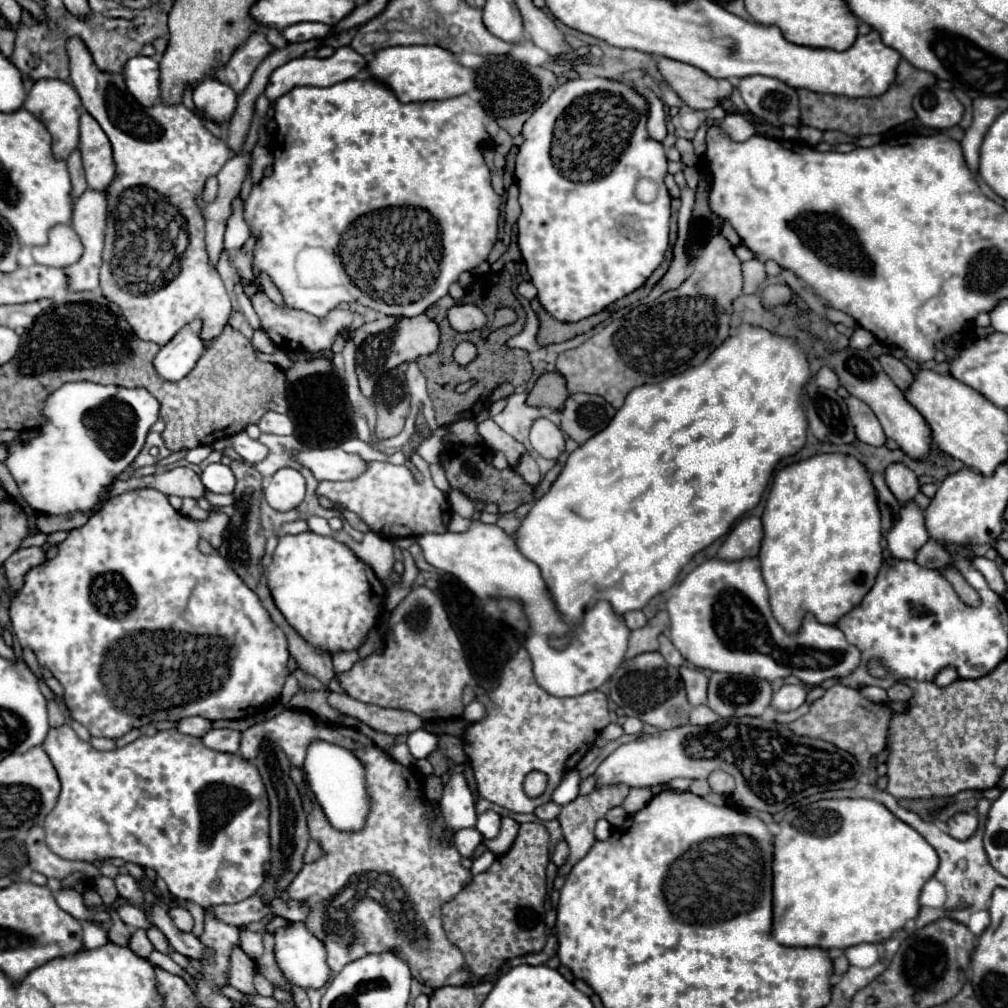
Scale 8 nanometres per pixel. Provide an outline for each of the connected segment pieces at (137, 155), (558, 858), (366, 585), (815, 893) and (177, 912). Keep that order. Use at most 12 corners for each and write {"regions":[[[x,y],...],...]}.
{"regions":[[[81,39],[71,85],[113,147],[103,295],[167,345],[231,301],[195,205],[235,155],[139,105]],[[561,839],[553,851],[553,863],[561,867],[567,861],[569,847]],[[279,537],[267,581],[329,653],[359,649],[385,587],[347,545]],[[823,799],[775,835],[773,937],[879,943],[935,849],[883,803]],[[169,909],[169,917],[179,931],[193,929],[193,917],[187,909]]]}

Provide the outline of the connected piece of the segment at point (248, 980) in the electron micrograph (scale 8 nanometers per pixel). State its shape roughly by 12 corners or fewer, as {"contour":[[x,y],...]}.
{"contour":[[231,947],[227,981],[241,993],[255,995],[255,963]]}

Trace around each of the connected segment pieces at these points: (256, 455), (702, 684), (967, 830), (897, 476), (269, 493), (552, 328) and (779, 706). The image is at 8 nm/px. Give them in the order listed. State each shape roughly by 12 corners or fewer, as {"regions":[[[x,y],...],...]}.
{"regions":[[[245,431],[231,437],[231,447],[247,463],[259,463],[267,447]],[[681,667],[691,705],[707,703],[709,677]],[[969,813],[949,819],[951,837],[965,841],[979,823]],[[891,463],[883,473],[899,503],[919,493],[917,475],[903,463]],[[279,469],[265,485],[275,511],[291,511],[305,497],[305,479]],[[537,299],[531,309],[539,319],[541,347],[587,333],[587,319],[555,321]],[[789,683],[773,693],[777,711],[793,711],[805,703],[807,689]]]}

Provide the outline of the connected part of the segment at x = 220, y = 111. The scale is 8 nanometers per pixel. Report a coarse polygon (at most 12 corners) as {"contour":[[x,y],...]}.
{"contour":[[215,77],[193,87],[193,103],[207,119],[225,123],[237,93]]}

